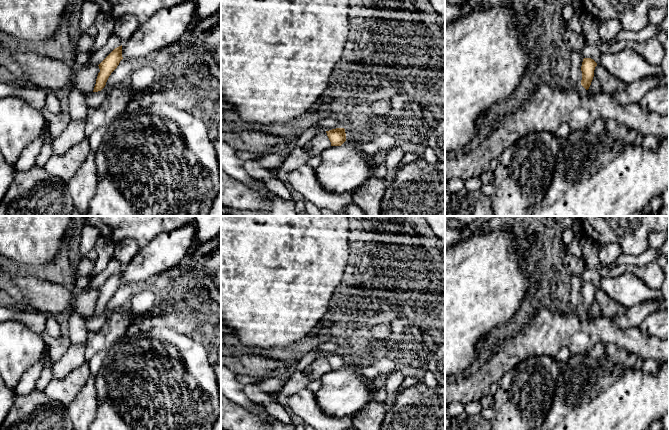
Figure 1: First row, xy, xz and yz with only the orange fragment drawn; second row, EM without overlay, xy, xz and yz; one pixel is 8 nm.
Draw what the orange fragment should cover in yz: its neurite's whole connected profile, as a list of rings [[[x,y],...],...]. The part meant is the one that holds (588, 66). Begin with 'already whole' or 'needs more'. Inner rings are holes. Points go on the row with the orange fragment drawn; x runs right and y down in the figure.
already whole; [[[584,58],[581,66],[581,85],[588,90],[594,77],[594,70],[597,63],[591,58]]]

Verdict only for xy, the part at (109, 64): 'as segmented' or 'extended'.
as segmented

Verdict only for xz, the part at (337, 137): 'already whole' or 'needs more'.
already whole

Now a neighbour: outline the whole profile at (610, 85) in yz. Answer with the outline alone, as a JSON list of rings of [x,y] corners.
[[[600,63],[595,67],[594,76],[600,83],[601,92],[607,95],[613,96],[627,86],[624,82],[613,77]]]

